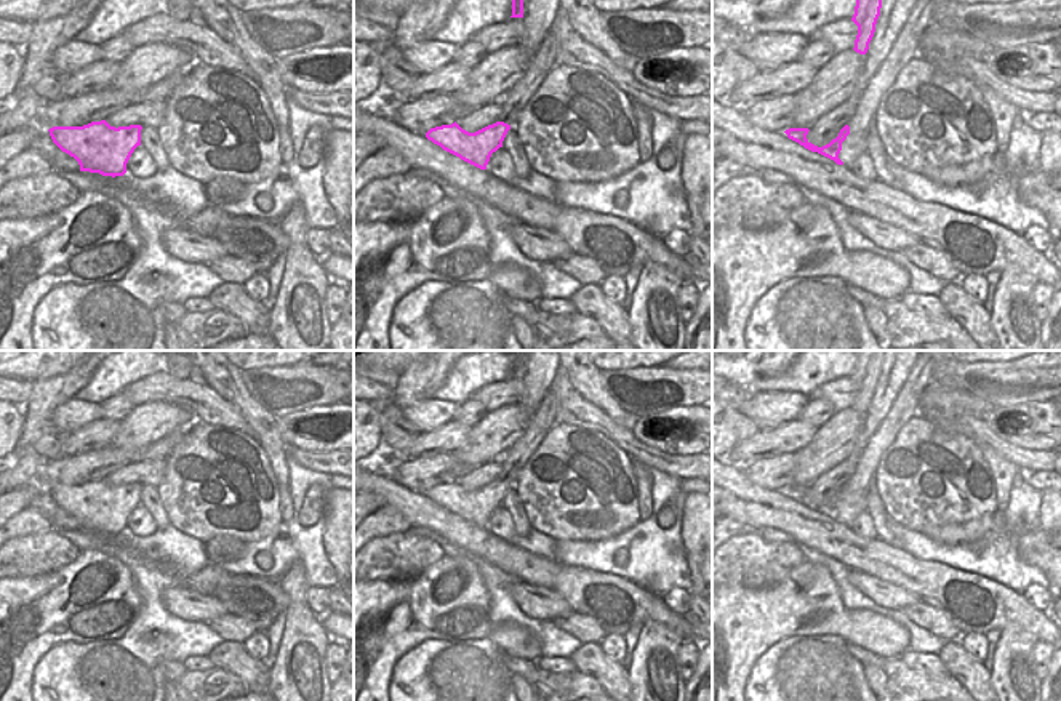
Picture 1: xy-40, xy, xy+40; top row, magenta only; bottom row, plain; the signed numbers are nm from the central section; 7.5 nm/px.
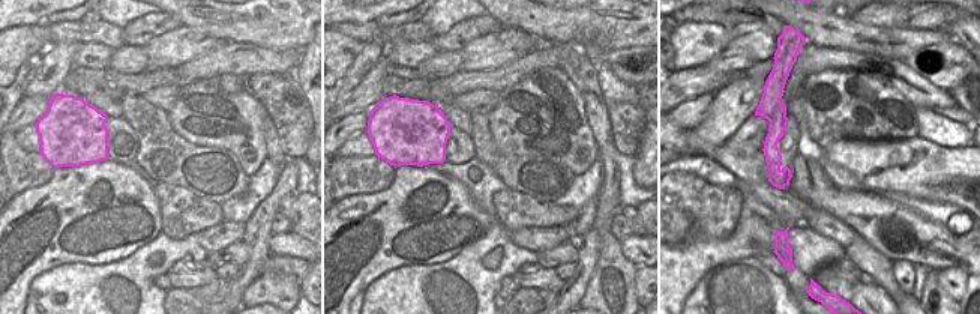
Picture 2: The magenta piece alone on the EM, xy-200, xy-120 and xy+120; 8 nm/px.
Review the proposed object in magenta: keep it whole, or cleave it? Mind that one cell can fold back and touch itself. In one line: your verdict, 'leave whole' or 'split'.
split

